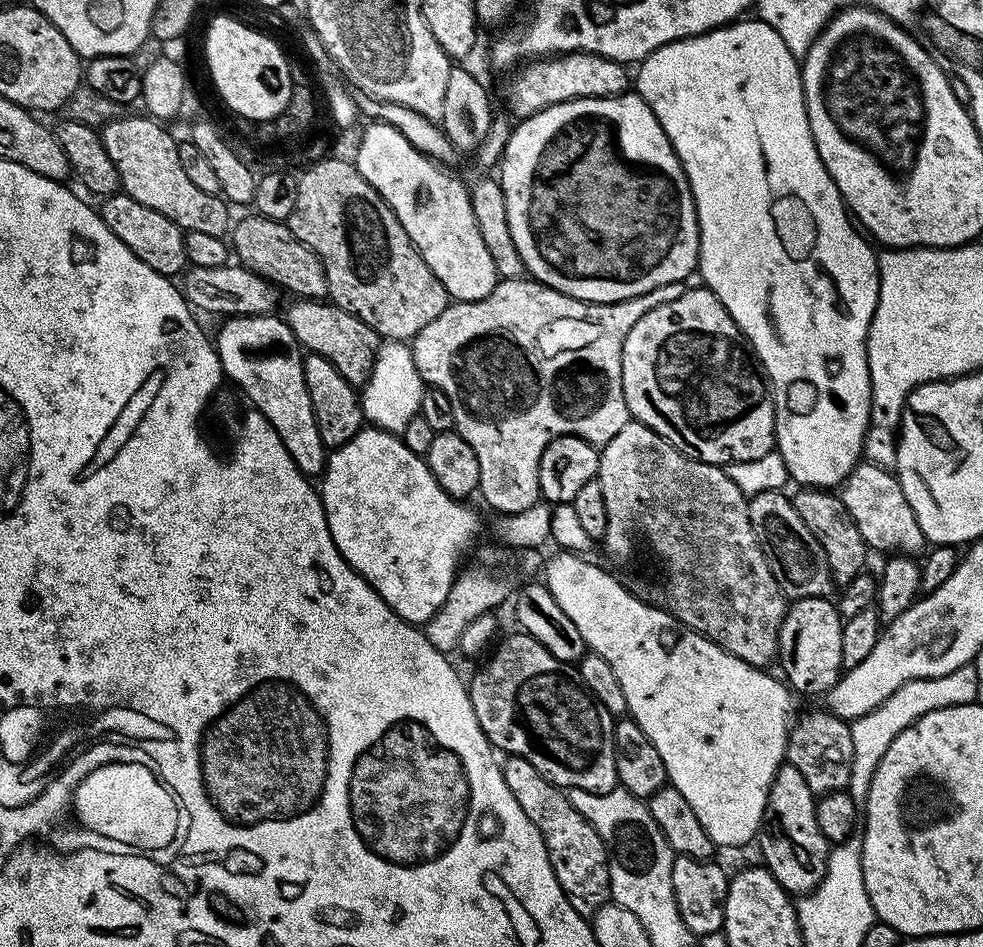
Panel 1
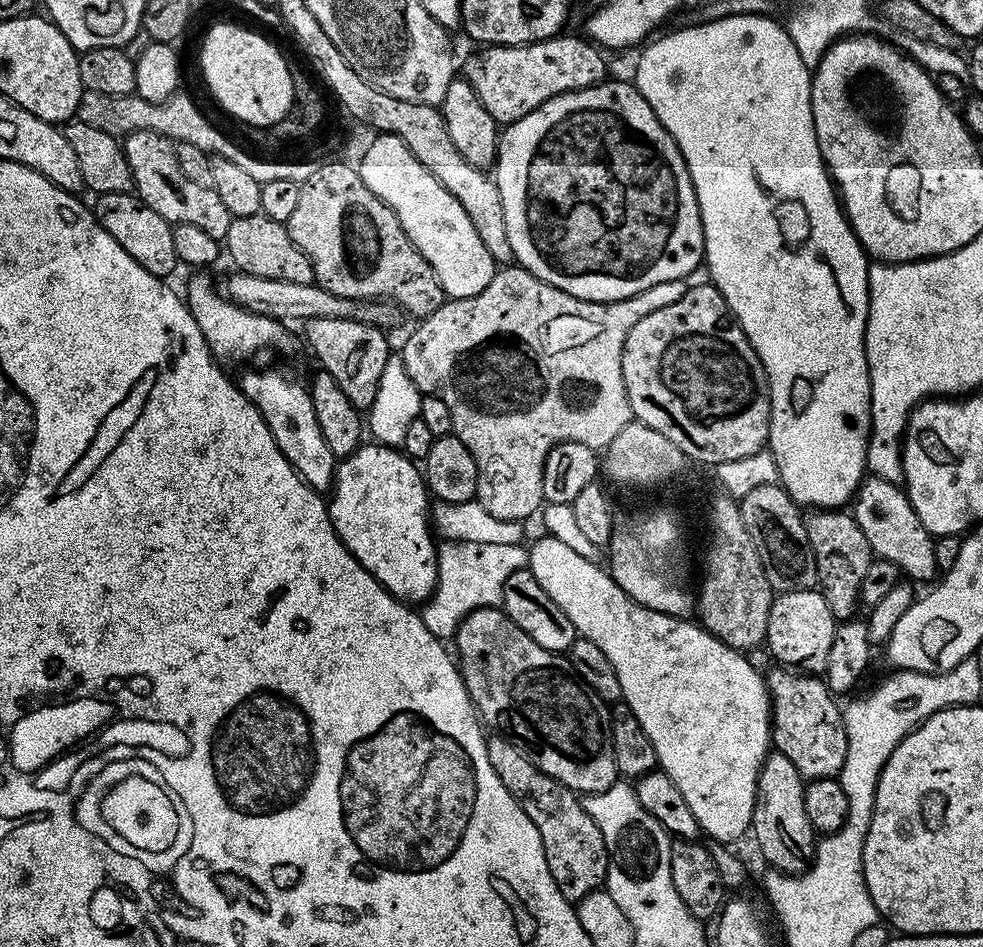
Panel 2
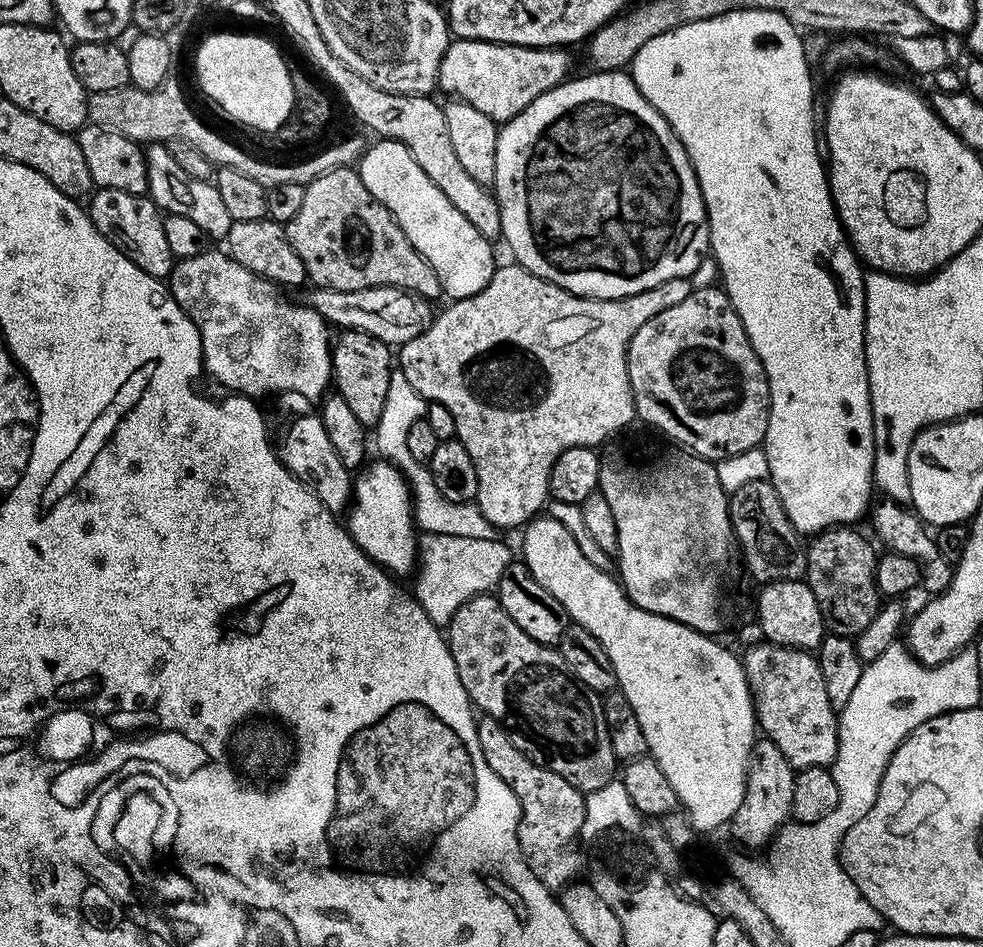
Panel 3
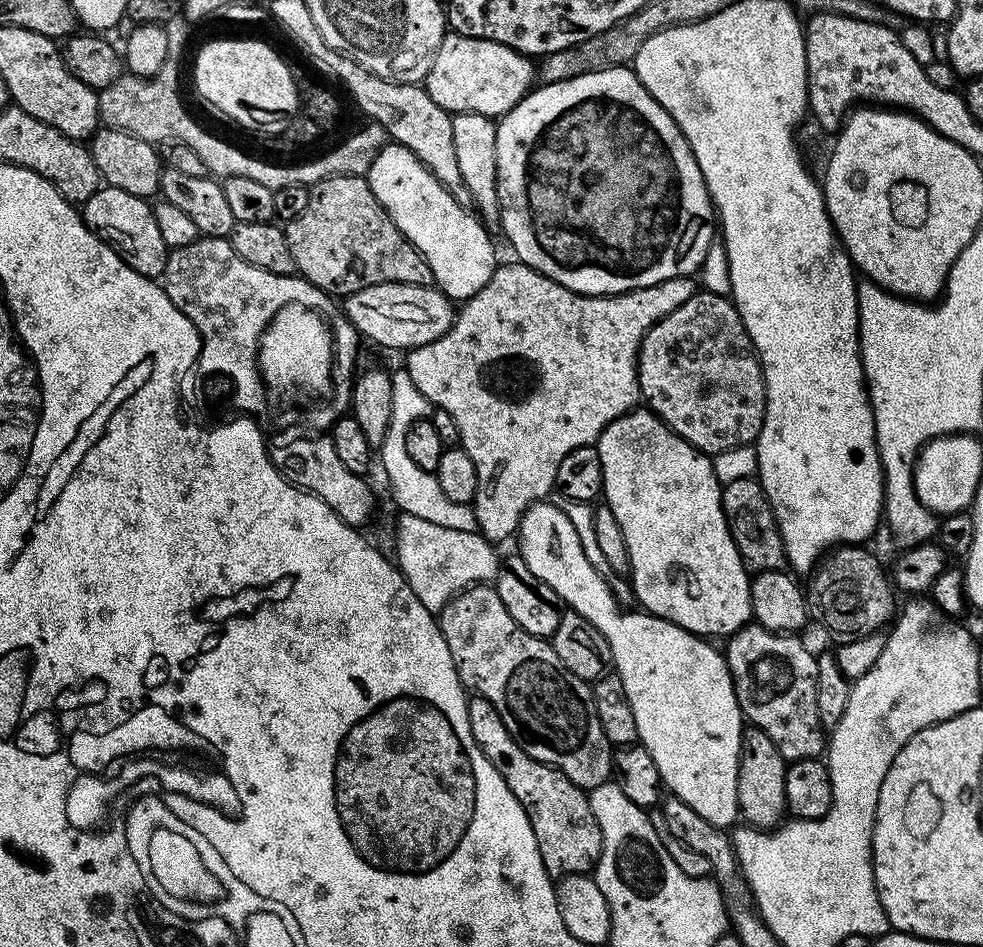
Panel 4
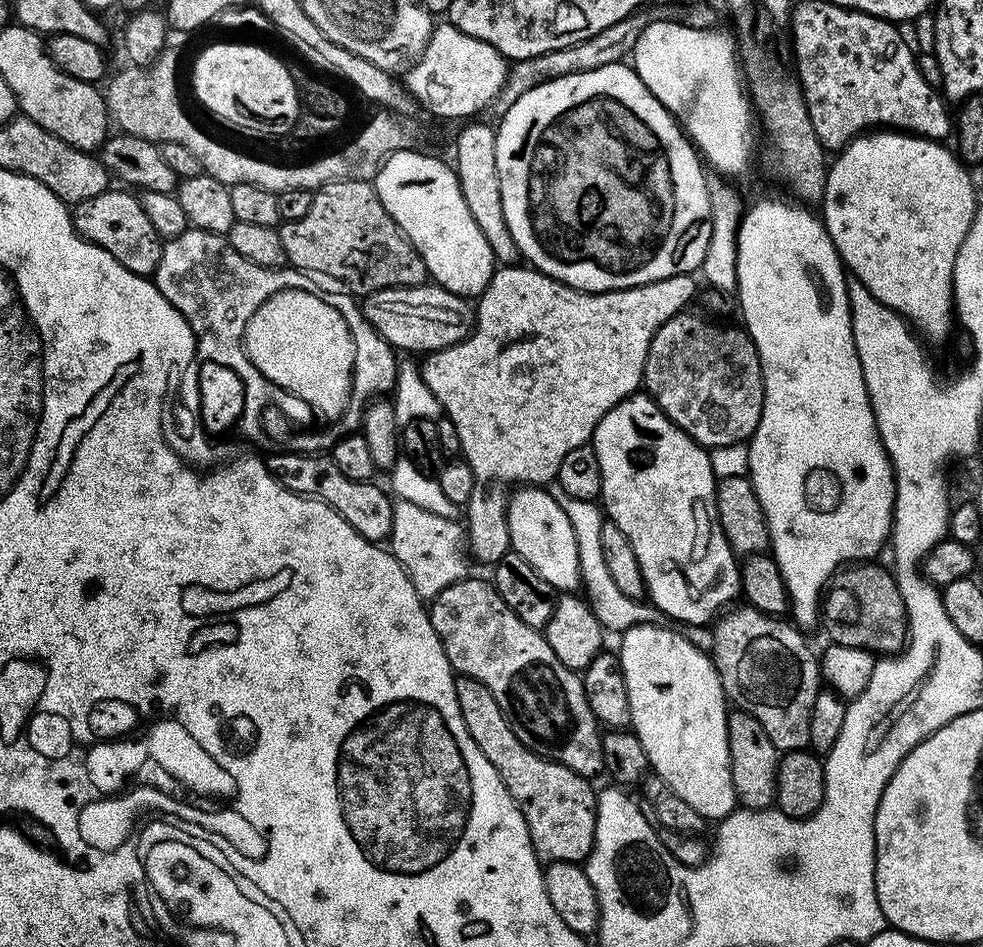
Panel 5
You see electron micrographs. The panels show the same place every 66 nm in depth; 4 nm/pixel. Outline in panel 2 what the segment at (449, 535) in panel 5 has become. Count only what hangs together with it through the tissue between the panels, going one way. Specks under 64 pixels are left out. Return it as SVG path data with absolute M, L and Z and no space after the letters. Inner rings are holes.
M443 541L436 548L436 588L423 601L419 609L426 630L442 642L453 639L458 626L479 608L494 608L503 605L504 587L514 570L528 567L528 548L523 543L498 545L497 543Z

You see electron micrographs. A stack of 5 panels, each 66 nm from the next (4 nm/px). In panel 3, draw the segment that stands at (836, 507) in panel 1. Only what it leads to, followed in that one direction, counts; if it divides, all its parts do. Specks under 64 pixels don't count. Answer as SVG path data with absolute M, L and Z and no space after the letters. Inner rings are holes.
M852 526L827 528L813 535L807 545L808 571L806 583L814 590L818 610L822 610L824 627L831 635L855 638L874 622L882 603L880 591L876 589L877 545L867 540Z

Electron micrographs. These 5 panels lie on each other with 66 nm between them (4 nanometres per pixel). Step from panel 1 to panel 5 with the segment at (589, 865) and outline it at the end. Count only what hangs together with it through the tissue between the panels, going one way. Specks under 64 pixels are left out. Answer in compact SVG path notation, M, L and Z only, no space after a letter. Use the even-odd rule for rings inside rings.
M456 676L458 710L462 710L462 722L470 730L470 738L486 754L490 766L498 770L498 778L506 786L510 798L518 806L532 839L532 848L541 861L580 864L587 861L596 837L597 789L592 789L593 781L586 776L574 774L561 764L532 752L514 734L506 722L494 694L469 676Z

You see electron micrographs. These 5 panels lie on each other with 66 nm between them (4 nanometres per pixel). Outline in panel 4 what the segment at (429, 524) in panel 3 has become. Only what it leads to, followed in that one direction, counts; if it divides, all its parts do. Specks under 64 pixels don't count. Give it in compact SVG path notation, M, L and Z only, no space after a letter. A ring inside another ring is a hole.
M393 430L386 434L378 446L378 464L384 467L384 472L392 483L392 496L401 513L414 514L414 518L423 518L425 522L446 526L449 530L477 531L475 507L472 504L450 502L450 498L442 494L442 486L438 486L436 473L422 470L422 466L416 465L414 458L410 458L406 451L406 431Z

